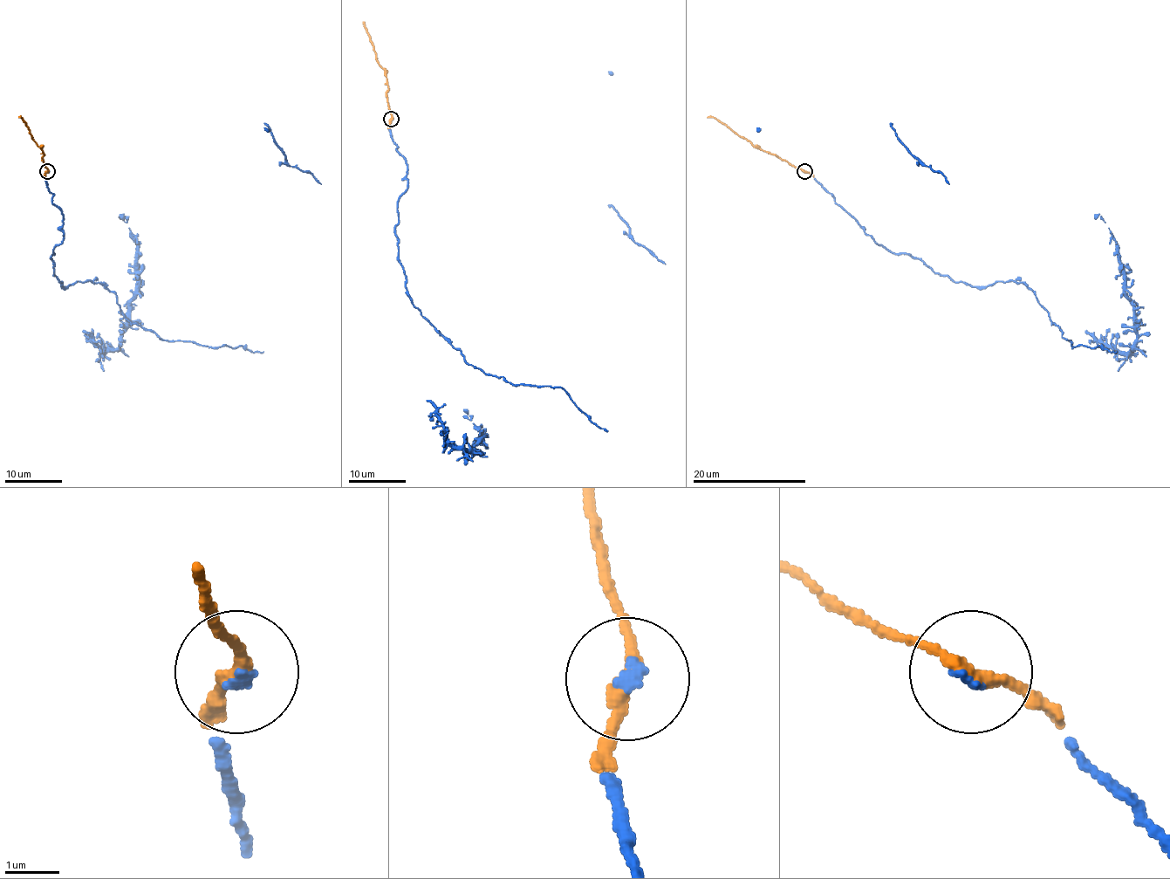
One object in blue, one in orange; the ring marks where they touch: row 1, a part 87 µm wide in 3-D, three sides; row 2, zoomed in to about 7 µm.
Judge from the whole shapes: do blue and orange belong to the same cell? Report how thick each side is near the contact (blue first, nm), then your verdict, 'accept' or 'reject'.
130/240 nm | accept

